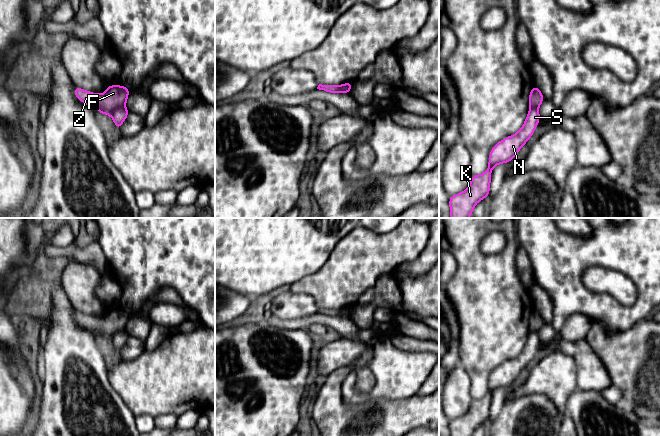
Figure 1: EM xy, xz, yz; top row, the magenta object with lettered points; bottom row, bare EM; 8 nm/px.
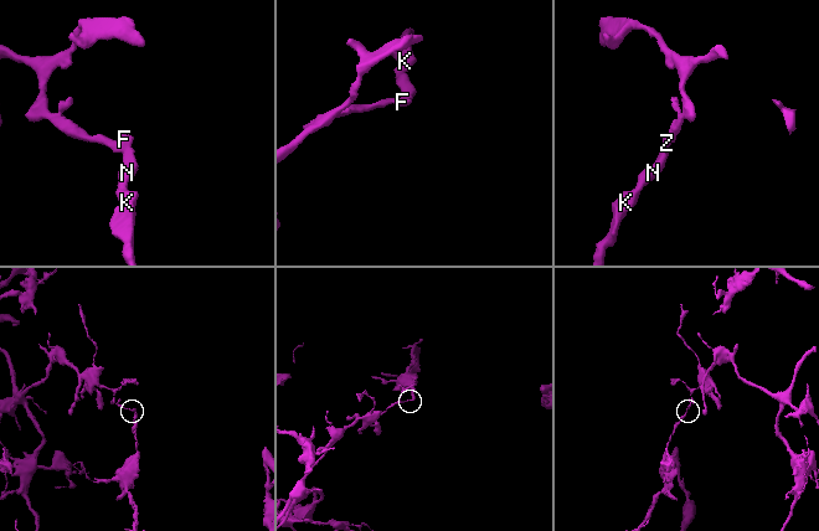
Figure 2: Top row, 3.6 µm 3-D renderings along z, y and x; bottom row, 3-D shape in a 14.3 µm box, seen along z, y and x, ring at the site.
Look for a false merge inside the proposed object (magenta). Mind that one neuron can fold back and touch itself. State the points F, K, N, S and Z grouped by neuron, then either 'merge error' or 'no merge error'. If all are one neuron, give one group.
groups F Z / K N S; merge error

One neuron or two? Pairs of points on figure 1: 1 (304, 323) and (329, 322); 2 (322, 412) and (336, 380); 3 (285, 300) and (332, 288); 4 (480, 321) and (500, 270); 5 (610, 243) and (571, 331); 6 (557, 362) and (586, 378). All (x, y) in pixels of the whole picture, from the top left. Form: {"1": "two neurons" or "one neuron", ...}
{"1": "one neuron", "2": "one neuron", "3": "two neurons", "4": "one neuron", "5": "two neurons", "6": "two neurons"}

